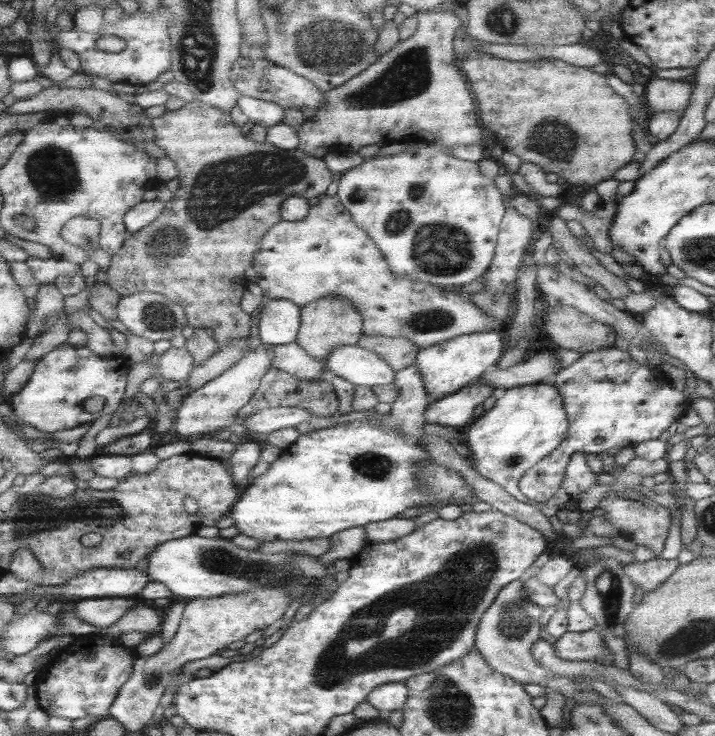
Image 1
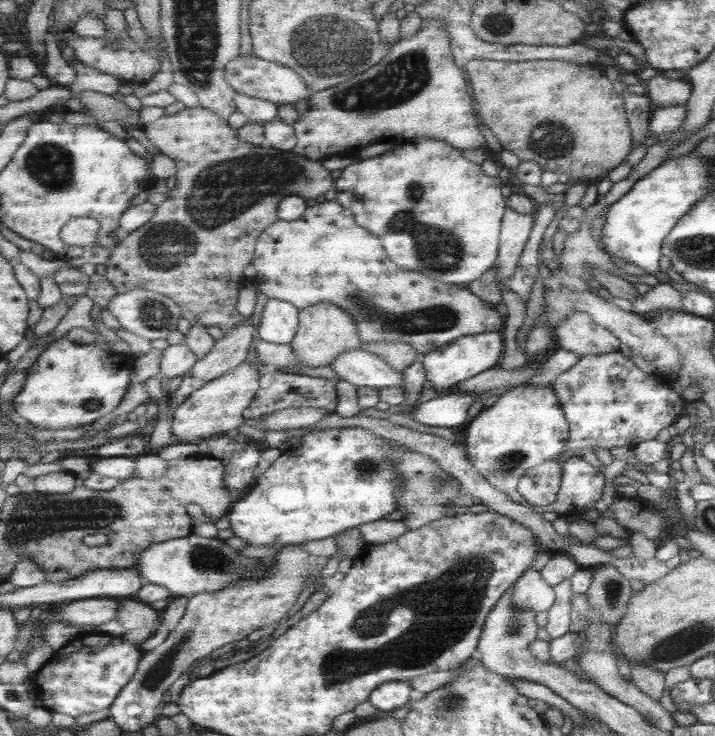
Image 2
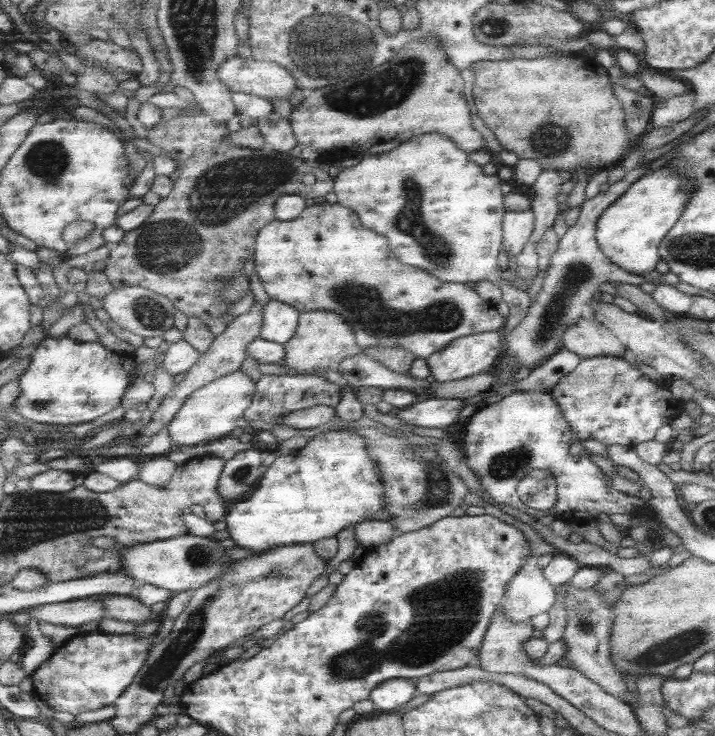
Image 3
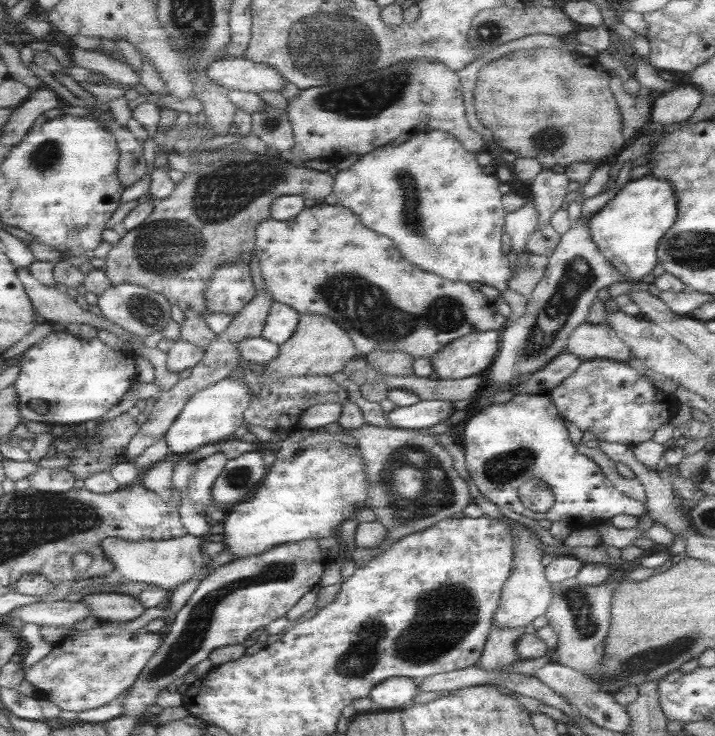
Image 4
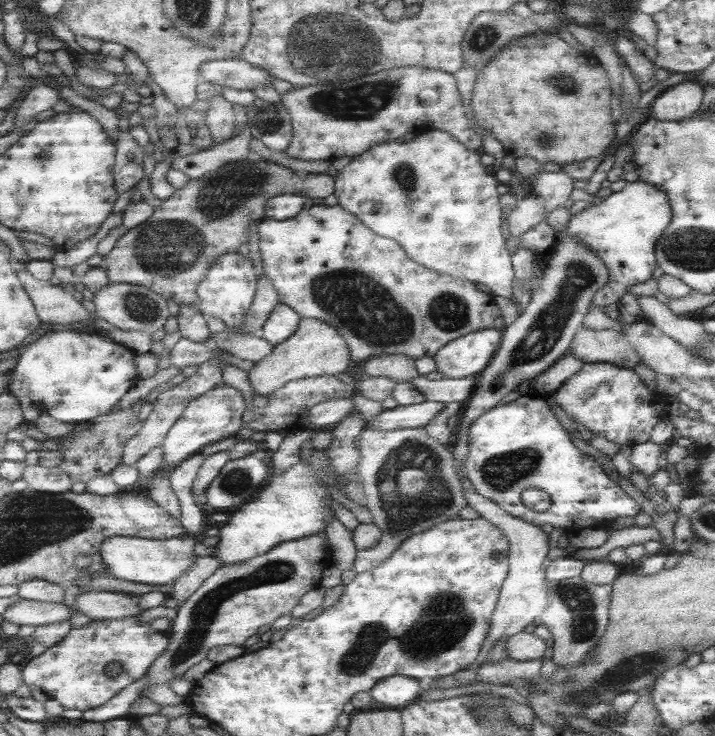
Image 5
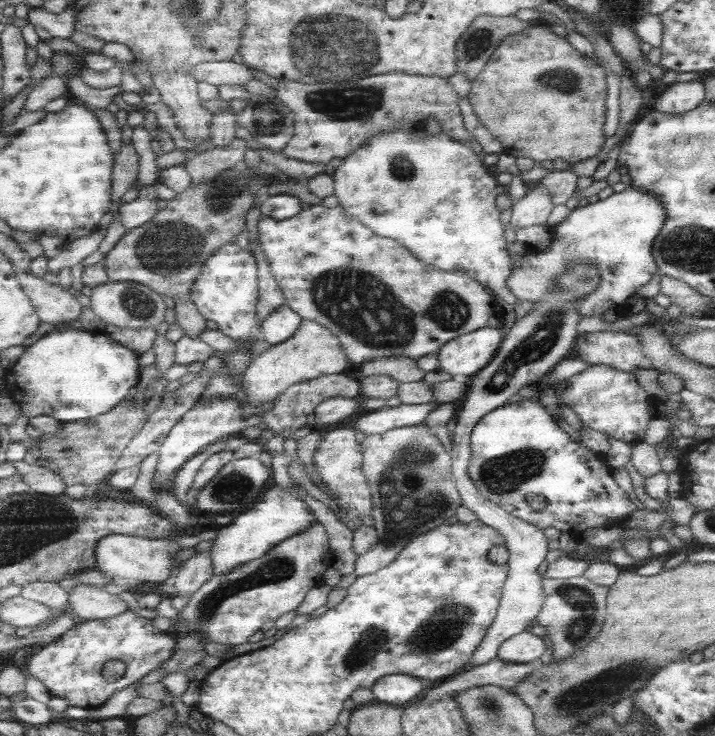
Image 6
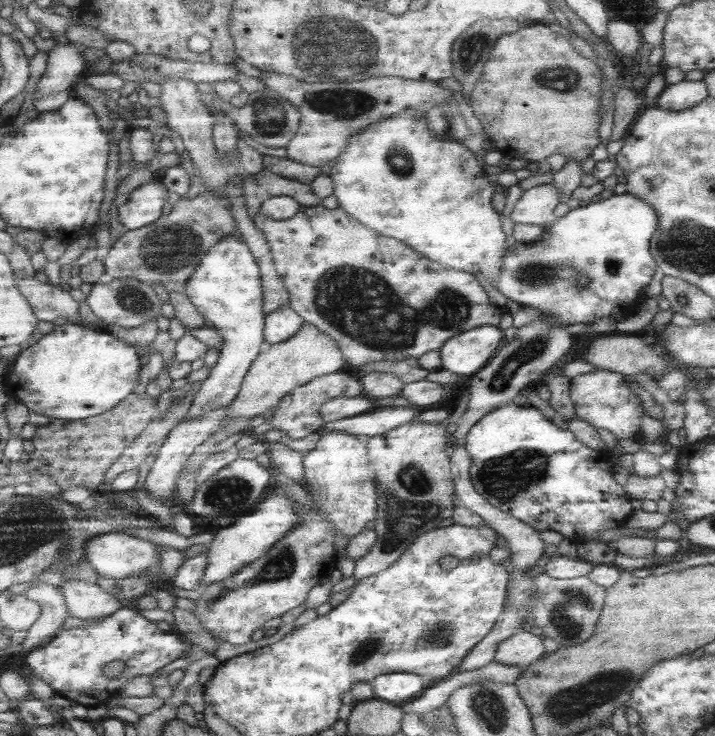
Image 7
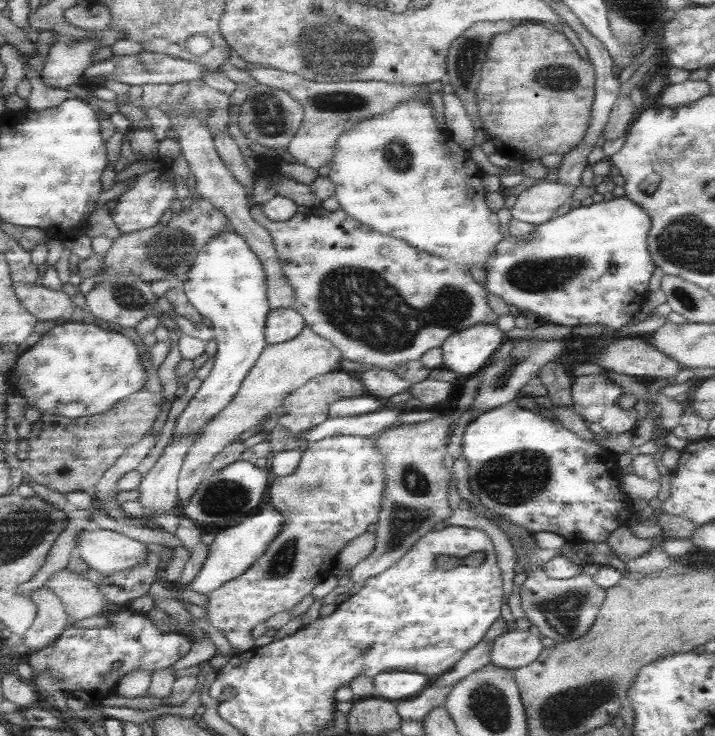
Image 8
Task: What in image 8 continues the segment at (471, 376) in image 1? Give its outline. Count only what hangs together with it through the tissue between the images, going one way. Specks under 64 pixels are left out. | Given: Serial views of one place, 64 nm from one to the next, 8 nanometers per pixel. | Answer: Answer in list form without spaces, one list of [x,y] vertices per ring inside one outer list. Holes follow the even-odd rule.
[[[477,324],[447,337],[440,344],[442,367],[455,374],[475,374],[506,340],[495,324]]]

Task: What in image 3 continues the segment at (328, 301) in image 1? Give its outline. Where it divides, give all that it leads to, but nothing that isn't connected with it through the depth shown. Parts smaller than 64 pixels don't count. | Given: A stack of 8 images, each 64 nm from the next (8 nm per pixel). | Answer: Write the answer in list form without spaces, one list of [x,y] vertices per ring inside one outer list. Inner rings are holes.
[[[307,310],[298,314],[298,326],[294,336],[284,344],[287,348],[287,358],[283,359],[283,366],[301,372],[301,375],[311,375],[312,372],[323,370],[335,371],[343,358],[360,352],[355,344],[354,330],[339,314],[331,310]]]

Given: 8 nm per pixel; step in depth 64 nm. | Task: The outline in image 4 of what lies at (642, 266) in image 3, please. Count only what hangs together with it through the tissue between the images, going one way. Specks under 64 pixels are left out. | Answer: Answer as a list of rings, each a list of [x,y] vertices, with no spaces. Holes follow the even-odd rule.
[[[645,175],[625,183],[600,210],[587,218],[585,226],[601,256],[625,280],[646,280],[657,264],[657,243],[675,221],[676,204],[671,184]]]

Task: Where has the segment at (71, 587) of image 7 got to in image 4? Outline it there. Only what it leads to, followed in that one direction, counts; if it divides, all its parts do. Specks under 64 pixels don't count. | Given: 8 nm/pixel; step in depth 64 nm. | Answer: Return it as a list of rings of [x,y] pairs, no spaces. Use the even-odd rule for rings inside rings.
[[[91,593],[82,597],[81,601],[91,608],[93,617],[99,622],[129,622],[145,612],[145,606],[137,596],[126,593]]]

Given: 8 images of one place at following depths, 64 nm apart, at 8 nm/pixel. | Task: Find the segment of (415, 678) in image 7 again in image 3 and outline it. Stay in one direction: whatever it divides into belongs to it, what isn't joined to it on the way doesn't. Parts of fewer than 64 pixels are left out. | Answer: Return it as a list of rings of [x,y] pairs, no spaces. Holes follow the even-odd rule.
[[[394,678],[373,688],[368,699],[381,712],[396,712],[413,696],[414,689],[410,679]]]

